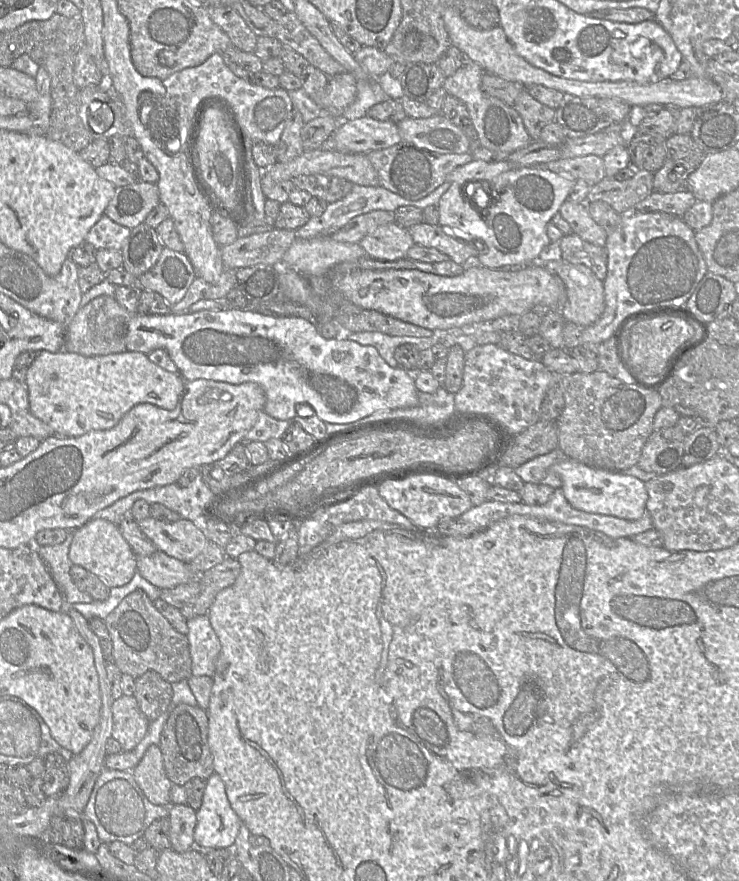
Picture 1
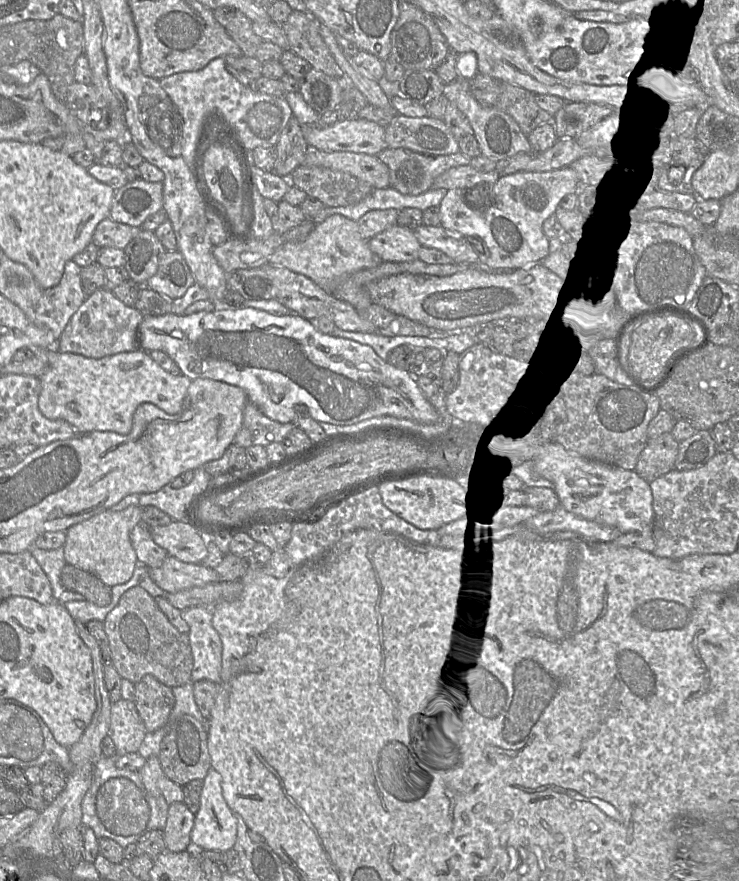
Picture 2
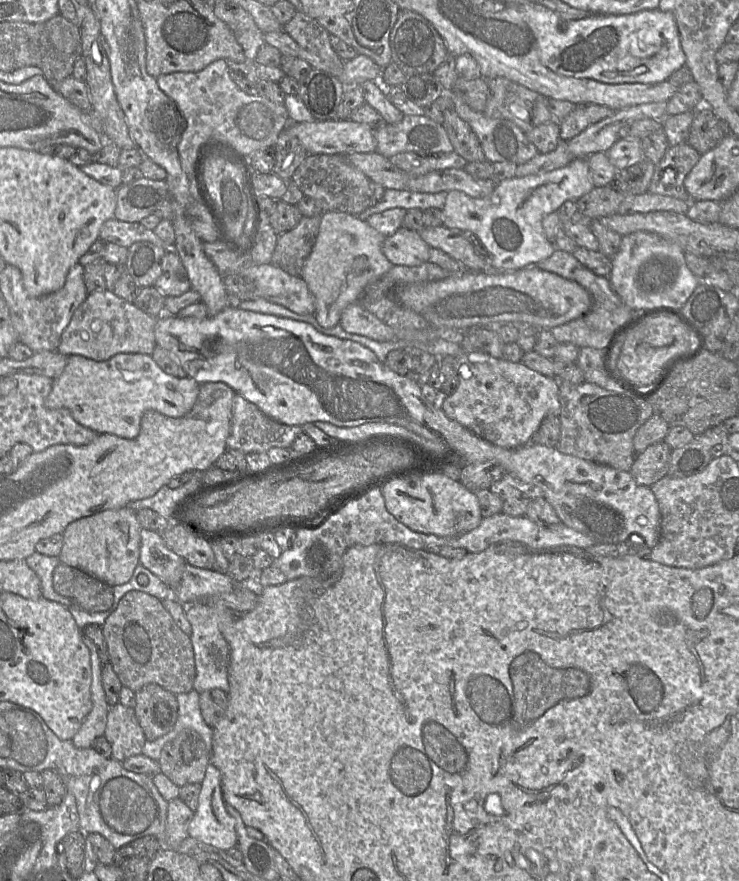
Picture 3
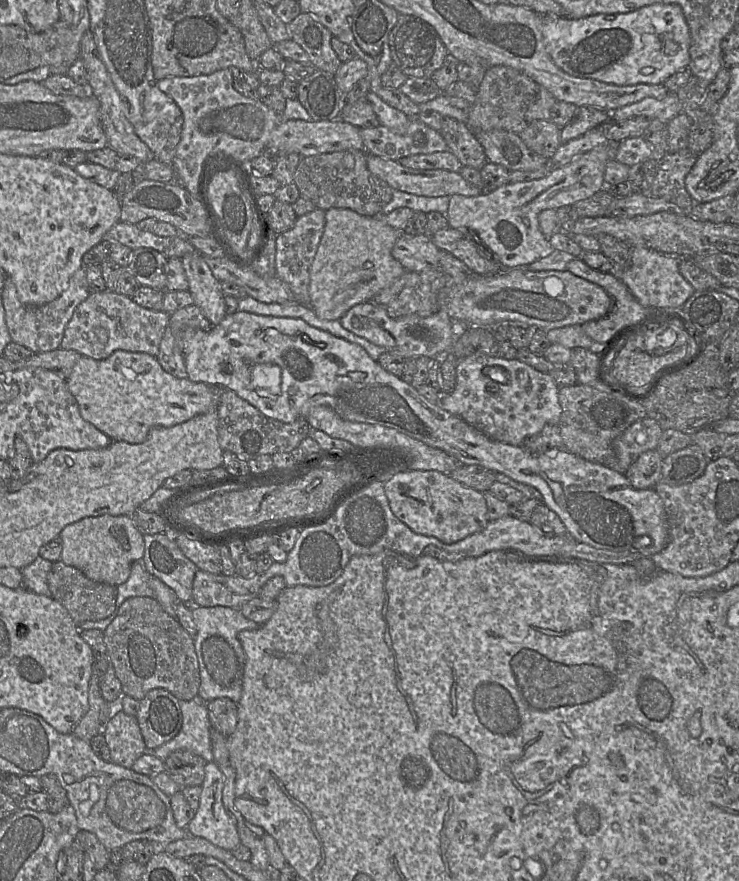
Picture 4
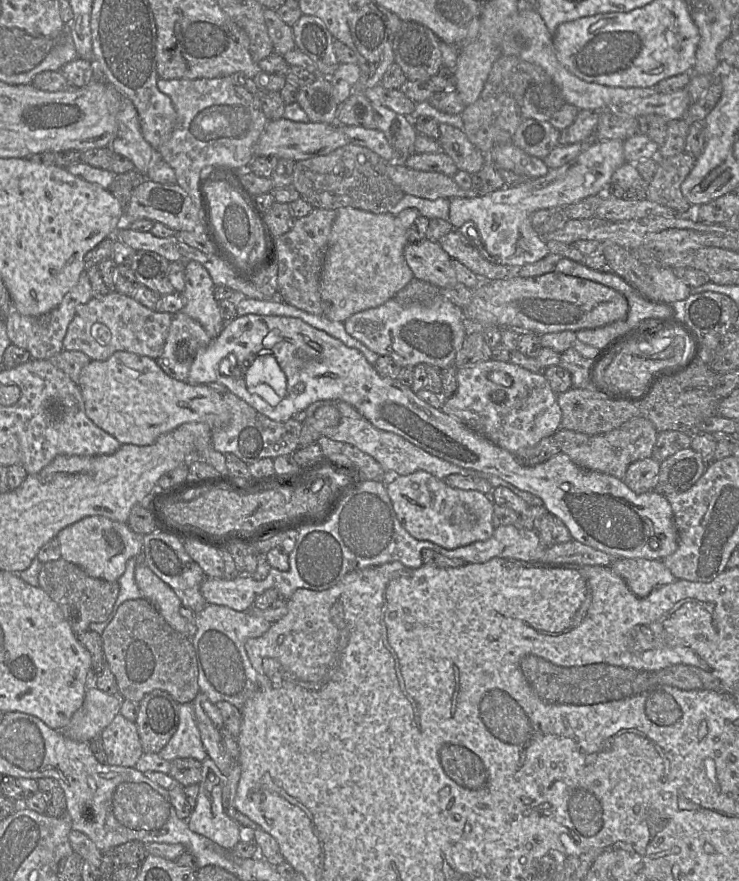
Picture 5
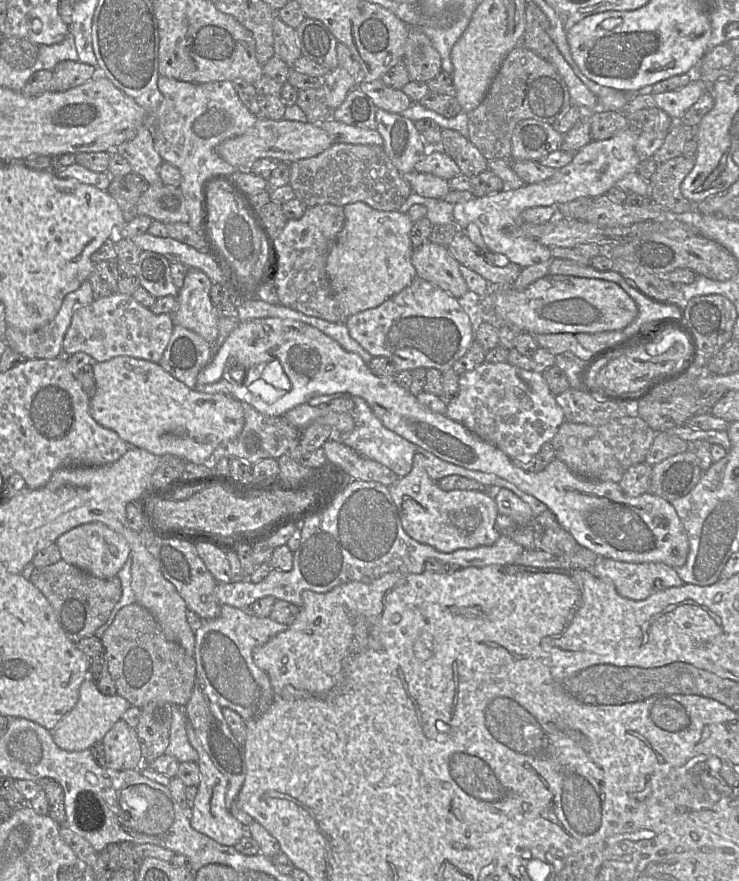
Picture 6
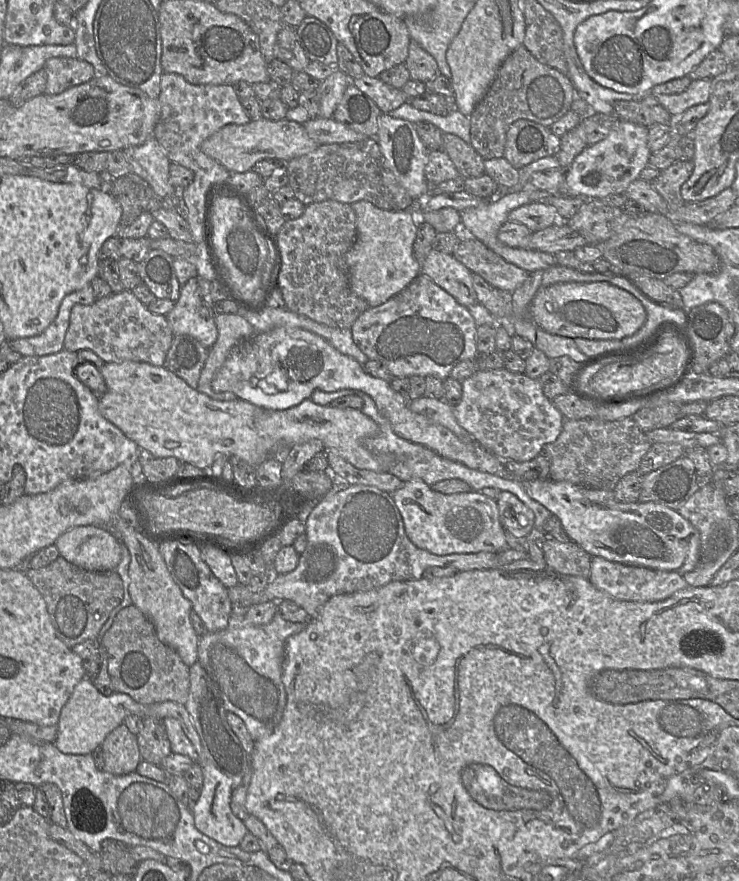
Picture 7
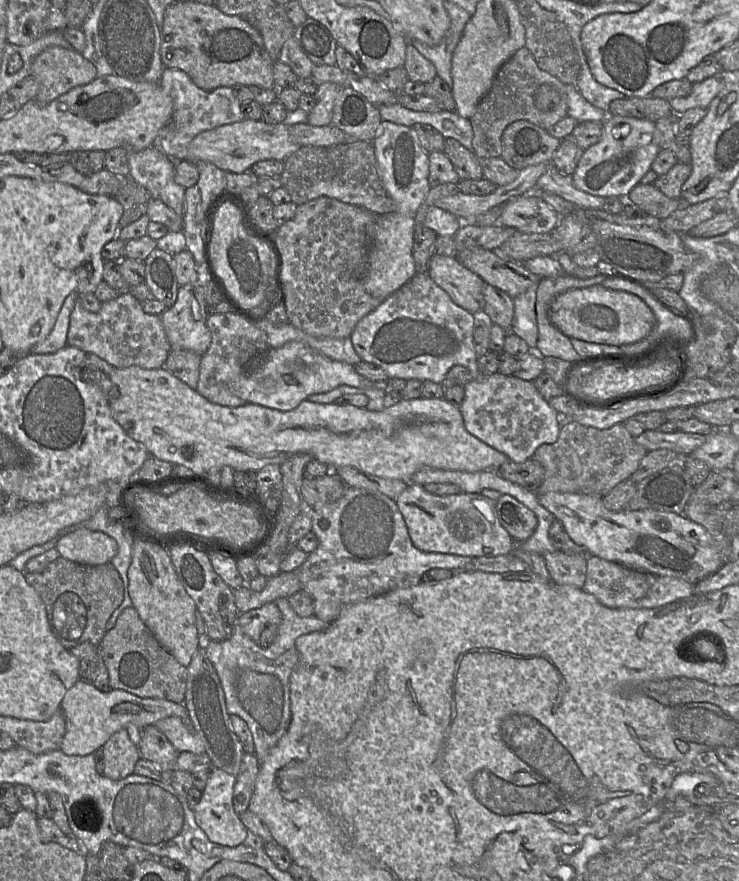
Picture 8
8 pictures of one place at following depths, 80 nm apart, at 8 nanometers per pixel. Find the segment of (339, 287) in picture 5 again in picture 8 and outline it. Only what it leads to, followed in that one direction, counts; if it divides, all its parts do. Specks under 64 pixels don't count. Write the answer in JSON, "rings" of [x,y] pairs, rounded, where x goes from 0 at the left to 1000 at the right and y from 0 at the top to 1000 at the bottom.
{"rings":[[[539,241],[507,243],[497,257],[501,271],[498,287],[498,309],[493,316],[493,326],[505,337],[522,339],[551,321],[564,309],[559,293],[562,249]]]}

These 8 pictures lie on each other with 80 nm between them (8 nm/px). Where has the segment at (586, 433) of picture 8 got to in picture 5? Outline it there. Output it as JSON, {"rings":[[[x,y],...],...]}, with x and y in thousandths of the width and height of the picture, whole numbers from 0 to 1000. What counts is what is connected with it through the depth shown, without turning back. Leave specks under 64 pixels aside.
{"rings":[[[866,471],[820,491],[796,494],[774,488],[756,487],[750,493],[750,497],[758,513],[766,515],[781,529],[842,545],[854,526],[882,518],[889,494],[890,489],[884,480]]]}

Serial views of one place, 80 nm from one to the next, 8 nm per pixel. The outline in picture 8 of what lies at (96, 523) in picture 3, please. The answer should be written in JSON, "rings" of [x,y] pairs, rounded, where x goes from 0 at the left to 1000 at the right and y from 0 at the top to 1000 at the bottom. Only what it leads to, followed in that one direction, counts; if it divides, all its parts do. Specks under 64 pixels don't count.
{"rings":[[[114,598],[81,608],[74,622],[83,632],[119,642],[150,639],[160,627],[160,617],[153,611]]]}

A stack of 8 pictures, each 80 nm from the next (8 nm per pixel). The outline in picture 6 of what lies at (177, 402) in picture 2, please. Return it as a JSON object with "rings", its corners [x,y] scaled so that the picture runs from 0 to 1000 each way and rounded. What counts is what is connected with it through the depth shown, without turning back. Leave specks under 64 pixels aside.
{"rings":[[[160,404],[126,417],[129,444],[122,452],[122,470],[137,484],[156,489],[173,505],[208,516],[235,516],[252,524],[276,527],[299,504],[318,498],[330,484],[326,456],[300,446],[275,446],[253,439],[223,421],[215,412]]]}

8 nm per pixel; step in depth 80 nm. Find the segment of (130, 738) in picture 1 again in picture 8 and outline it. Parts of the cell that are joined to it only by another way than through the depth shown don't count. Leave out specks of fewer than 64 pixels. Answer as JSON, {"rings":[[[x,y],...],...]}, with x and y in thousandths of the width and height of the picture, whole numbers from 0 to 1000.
{"rings":[[[169,826],[154,832],[138,848],[141,857],[139,880],[160,886],[181,879],[181,871],[191,860],[187,847],[175,838]]]}

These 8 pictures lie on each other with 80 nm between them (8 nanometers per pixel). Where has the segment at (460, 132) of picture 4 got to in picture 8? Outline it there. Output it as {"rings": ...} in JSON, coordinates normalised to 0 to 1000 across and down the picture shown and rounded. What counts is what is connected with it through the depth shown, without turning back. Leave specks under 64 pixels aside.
{"rings":[[[613,157],[602,158],[601,174],[609,180],[624,204],[652,203],[655,201],[648,179],[621,160]]]}

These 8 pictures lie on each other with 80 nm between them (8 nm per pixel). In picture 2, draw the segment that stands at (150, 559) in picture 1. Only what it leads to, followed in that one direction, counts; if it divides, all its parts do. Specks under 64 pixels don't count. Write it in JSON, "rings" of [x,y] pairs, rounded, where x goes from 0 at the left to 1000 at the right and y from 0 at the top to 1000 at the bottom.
{"rings":[[[230,630],[217,644],[202,645],[200,652],[225,673],[238,673],[249,669],[298,661],[291,647],[272,640],[246,638]]]}

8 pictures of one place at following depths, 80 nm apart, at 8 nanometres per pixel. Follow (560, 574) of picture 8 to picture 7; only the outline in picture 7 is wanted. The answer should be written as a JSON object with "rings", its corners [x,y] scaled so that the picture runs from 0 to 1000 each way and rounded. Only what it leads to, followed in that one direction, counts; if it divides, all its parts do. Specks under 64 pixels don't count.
{"rings":[[[743,612],[732,614],[732,623],[739,646],[760,653],[797,656],[801,631],[775,614],[758,615]]]}

